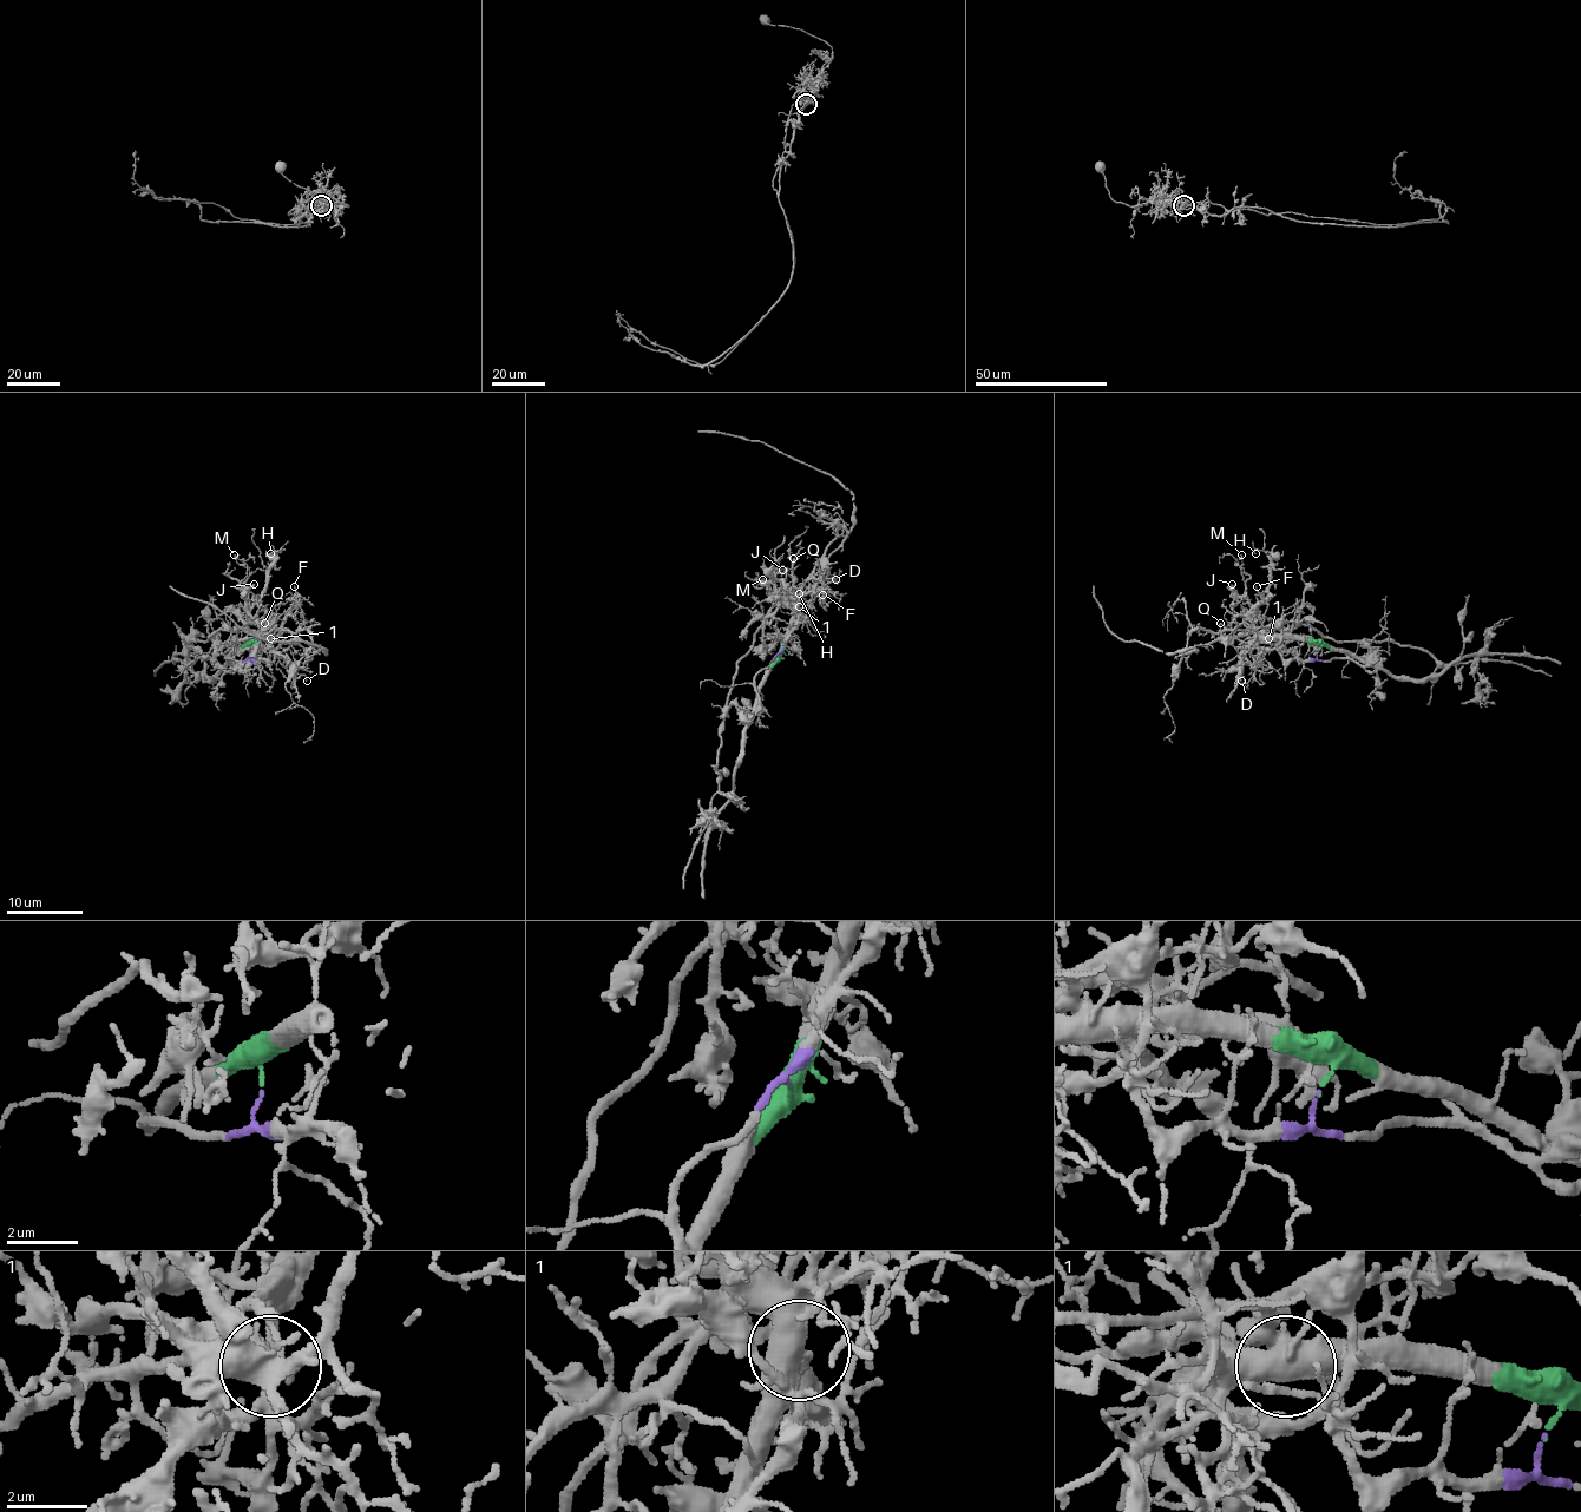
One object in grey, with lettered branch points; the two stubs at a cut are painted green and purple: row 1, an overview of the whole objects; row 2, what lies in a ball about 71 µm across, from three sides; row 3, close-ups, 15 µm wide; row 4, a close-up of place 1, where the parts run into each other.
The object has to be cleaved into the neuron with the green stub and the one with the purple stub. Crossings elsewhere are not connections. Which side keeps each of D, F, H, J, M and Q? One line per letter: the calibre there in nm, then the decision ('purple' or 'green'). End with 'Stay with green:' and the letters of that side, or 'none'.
D: calibre 110 nm; green
F: calibre 90 nm; green
H: calibre 100 nm; green
J: calibre 280 nm; green
M: calibre 130 nm; green
Q: calibre 100 nm; green
Stay with green: D, F, H, J, M, Q

